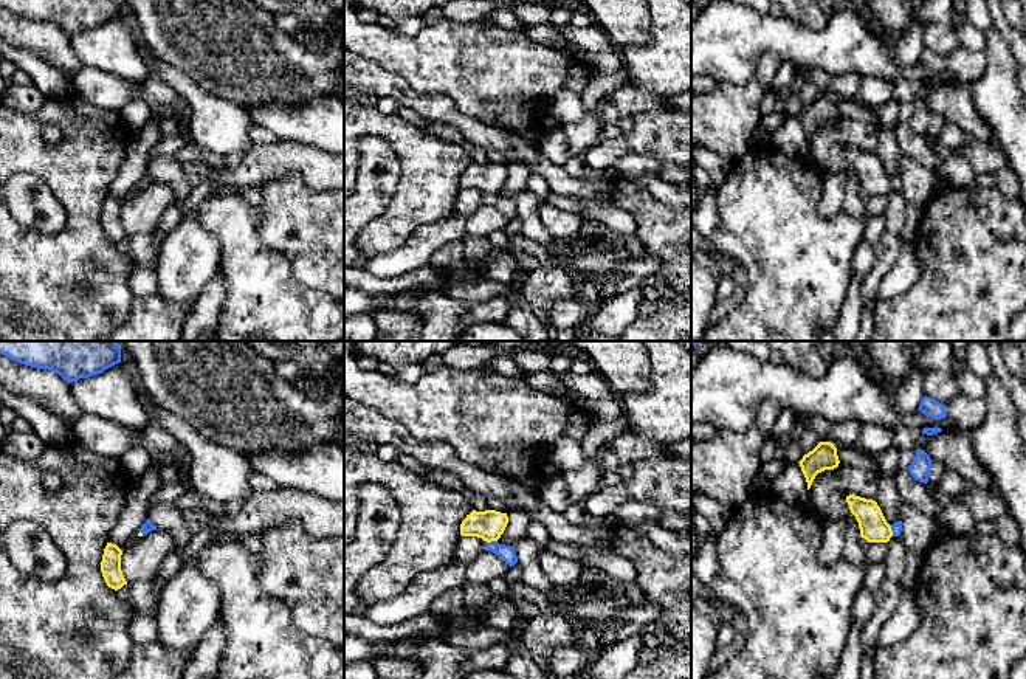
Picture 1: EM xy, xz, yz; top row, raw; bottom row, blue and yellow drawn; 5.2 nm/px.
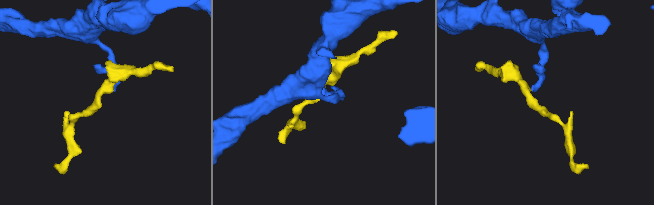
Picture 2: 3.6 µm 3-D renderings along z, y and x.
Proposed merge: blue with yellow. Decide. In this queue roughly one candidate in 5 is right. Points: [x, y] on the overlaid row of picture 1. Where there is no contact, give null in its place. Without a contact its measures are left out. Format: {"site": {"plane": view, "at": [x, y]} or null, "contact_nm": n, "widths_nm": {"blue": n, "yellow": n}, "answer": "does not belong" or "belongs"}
{"site": {"plane": "xz", "at": [492, 541]}, "contact_nm": 60, "widths_nm": {"blue": 80, "yellow": 160}, "answer": "does not belong"}

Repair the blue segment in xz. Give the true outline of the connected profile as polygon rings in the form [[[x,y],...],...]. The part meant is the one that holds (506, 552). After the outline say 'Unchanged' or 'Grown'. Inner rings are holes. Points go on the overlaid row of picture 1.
[[[498,541],[487,543],[487,550],[499,555],[510,567],[518,563],[518,557],[511,546],[499,544]]]. Unchanged

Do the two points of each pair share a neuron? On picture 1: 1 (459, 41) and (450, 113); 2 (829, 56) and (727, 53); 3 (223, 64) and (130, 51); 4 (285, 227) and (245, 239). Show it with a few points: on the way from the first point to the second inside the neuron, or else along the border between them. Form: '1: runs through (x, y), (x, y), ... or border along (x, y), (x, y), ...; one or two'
1: border along (416, 90), (445, 95), (459, 112), (482, 120); two
2: runs through (805, 47), (794, 42), (752, 42); one
3: border along (132, 22), (144, 47); two
4: border along (258, 206), (261, 213), (258, 236), (287, 258); two

